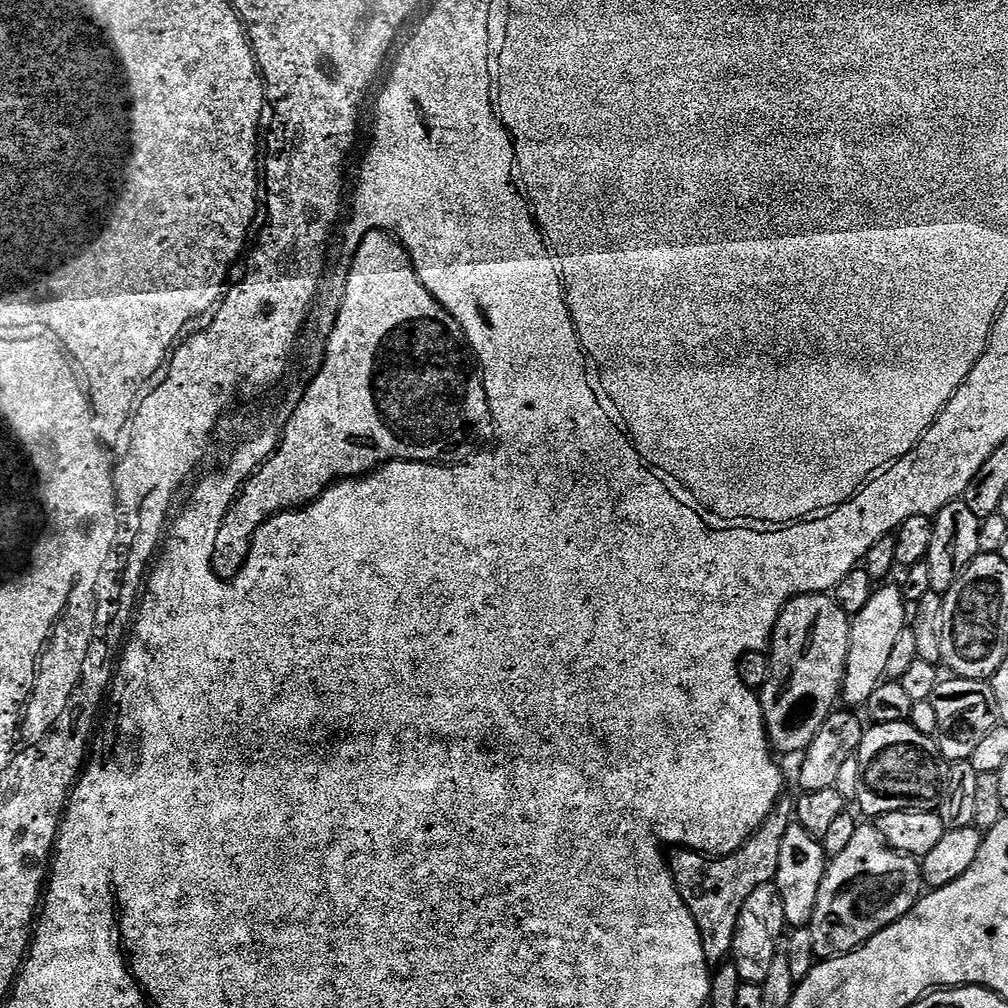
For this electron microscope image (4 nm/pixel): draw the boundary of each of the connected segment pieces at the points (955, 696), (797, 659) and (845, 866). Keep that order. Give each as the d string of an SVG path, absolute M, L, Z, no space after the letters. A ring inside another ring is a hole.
M944 678L934 690L931 698L934 715L938 718L936 736L940 753L949 762L971 761L975 748L994 730L998 723L994 690L988 680L965 680ZM952 679L952 680L948 680Z
M812 593L810 595L800 595L794 597L790 602L784 604L784 608L778 614L778 621L772 631L772 642L770 645L770 678L766 682L764 688L759 689L758 695L760 705L764 711L764 725L769 732L771 728L778 730L778 742L814 742L814 737L818 734L818 730L822 730L822 722L826 722L826 718L837 707L838 701L841 699L841 688L845 678L845 668L847 666L847 656L849 648L849 634L851 630L851 617L845 613L836 600L827 593Z
M861 823L854 830L854 838L846 845L846 850L827 861L822 886L818 886L818 902L814 902L814 914L807 926L810 938L814 938L817 961L833 960L835 956L844 956L863 946L867 940L874 938L874 934L901 920L920 901L925 888L920 860L915 856L907 856L905 852L894 851L882 838L875 823Z

